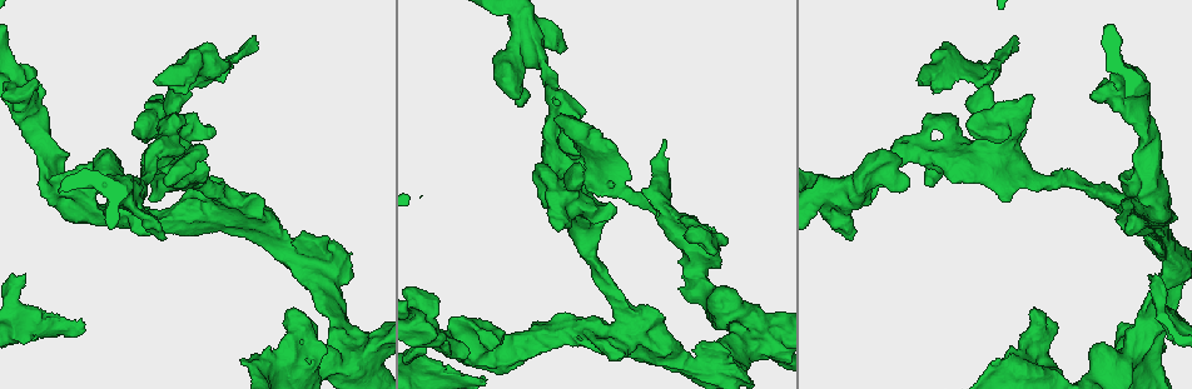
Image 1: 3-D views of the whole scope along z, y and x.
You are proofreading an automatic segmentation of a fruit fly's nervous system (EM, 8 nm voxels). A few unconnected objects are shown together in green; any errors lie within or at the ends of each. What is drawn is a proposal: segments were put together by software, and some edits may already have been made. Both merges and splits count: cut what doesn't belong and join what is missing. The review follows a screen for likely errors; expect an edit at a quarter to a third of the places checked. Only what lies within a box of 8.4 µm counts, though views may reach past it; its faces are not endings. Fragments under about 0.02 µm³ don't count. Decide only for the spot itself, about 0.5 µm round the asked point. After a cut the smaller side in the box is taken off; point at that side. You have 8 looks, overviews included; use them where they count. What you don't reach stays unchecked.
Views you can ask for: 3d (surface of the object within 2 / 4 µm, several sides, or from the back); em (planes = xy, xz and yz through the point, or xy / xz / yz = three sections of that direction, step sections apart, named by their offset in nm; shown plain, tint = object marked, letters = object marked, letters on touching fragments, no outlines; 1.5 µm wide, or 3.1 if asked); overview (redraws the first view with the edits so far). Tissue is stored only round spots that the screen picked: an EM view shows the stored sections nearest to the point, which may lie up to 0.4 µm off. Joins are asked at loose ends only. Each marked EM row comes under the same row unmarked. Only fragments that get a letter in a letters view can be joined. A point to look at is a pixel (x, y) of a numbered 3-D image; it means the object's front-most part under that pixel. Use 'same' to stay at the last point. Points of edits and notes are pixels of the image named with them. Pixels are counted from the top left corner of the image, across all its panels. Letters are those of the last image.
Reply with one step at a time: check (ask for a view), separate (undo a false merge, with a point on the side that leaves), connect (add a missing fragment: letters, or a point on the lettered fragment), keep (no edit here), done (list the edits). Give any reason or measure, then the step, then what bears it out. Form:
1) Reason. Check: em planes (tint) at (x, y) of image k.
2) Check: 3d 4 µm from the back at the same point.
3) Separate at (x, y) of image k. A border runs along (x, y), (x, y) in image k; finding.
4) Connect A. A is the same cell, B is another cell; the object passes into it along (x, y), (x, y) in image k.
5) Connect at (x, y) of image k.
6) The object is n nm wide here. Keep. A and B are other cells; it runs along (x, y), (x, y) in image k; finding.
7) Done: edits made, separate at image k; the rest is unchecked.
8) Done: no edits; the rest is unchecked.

Free end. Check: 3d 2 µm at (657, 214) of image 1.

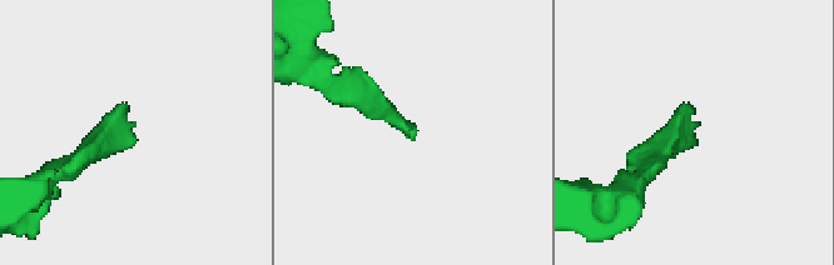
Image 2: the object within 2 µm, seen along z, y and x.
Shape alone is not enough. Check: em planes (letters) at (698, 123) of image 2.

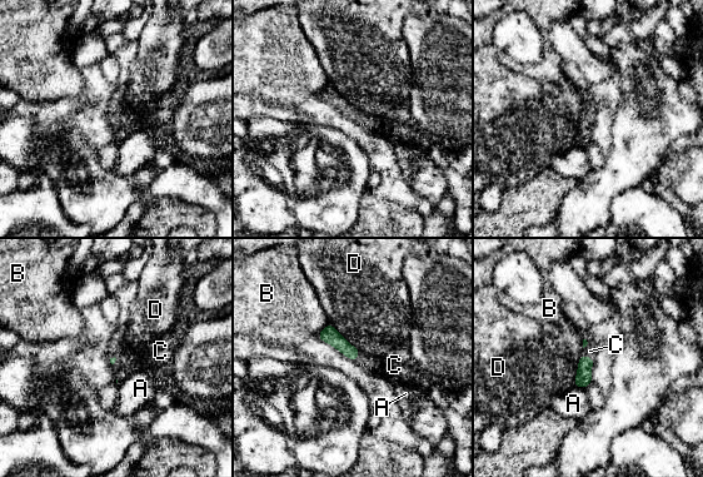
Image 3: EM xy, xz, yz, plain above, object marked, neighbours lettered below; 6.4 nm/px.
The longest contact is with D, 280 nm. Connect C. C is the same cell, A, B and D are other cells; the object passes into it along (583, 378), (587, 357), (589, 351) in image 3; it goes on there.

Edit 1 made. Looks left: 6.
Abrupt turn. Check: em xz step 8 (letters) at (193, 84) of image 1.

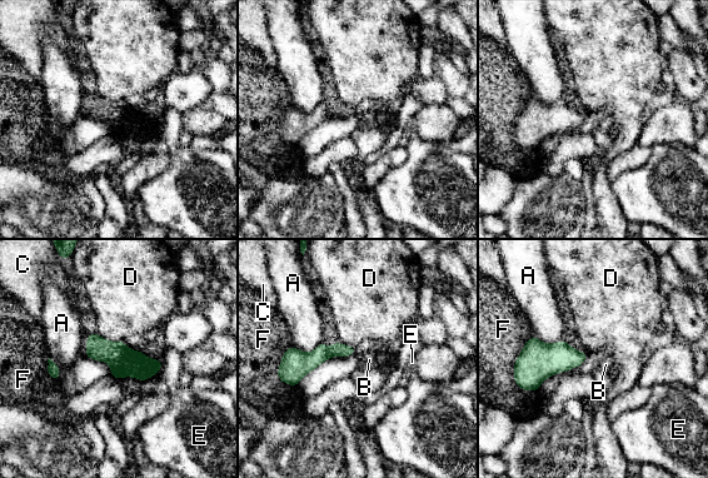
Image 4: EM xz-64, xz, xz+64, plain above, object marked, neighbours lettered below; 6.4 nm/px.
Separate at (337, 349) of image 4. A, B, C, D, E and F are other cells; a border runs along (328, 349), (332, 355) in image 4; a second cell is stuck on.

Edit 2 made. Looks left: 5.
Check: overview.

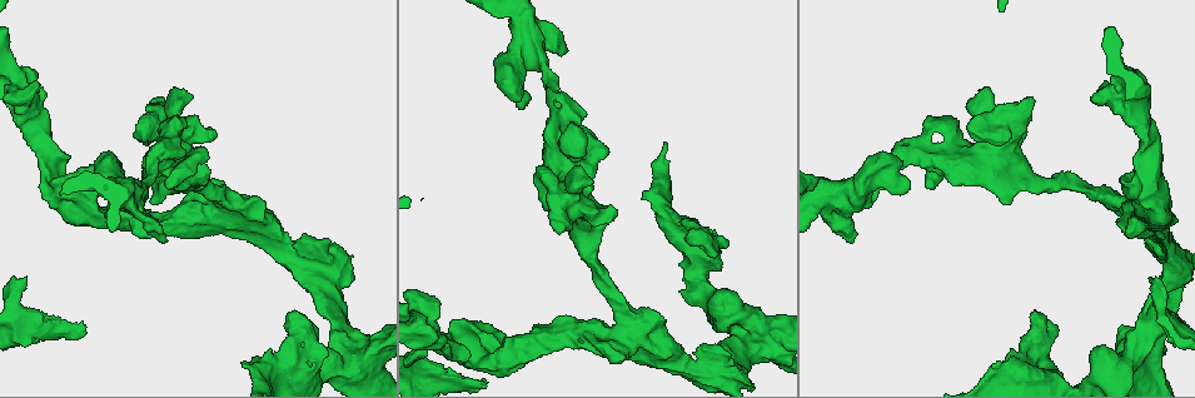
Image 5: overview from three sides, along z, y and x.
Stops while still wide. Check: 3d 4 µm at (997, 360) of image 5.

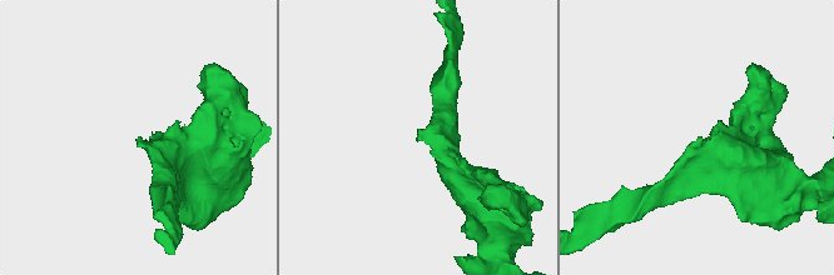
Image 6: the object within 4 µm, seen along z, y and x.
Shape alone is not enough. Check: em planes (letters) at (417, 136) of image 6.

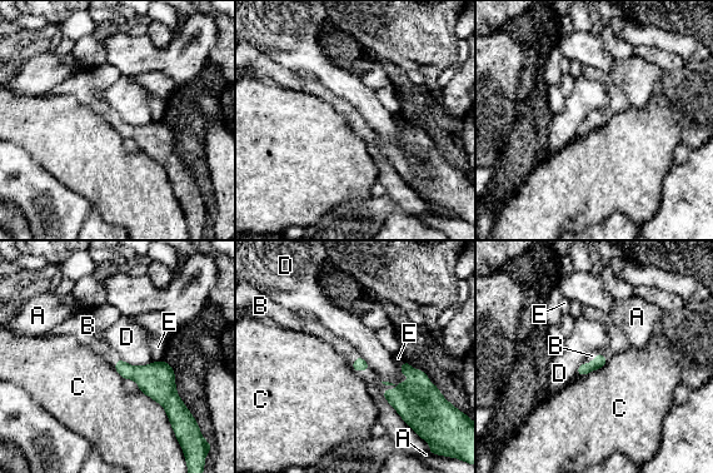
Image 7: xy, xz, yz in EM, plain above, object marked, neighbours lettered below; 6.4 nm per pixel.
The longest contact is with C, 320 nm. Connect B. B is the same cell, A, C, D and E are other cells; the cell continues.

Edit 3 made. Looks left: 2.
Done: edits made, connect at image 3, separate at image 4, connect at image 7; the rest is unchecked.

